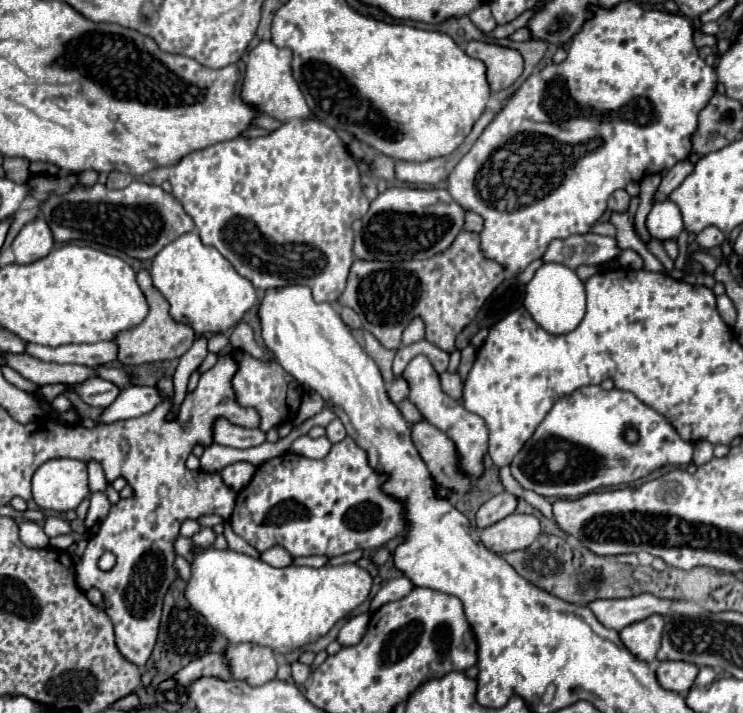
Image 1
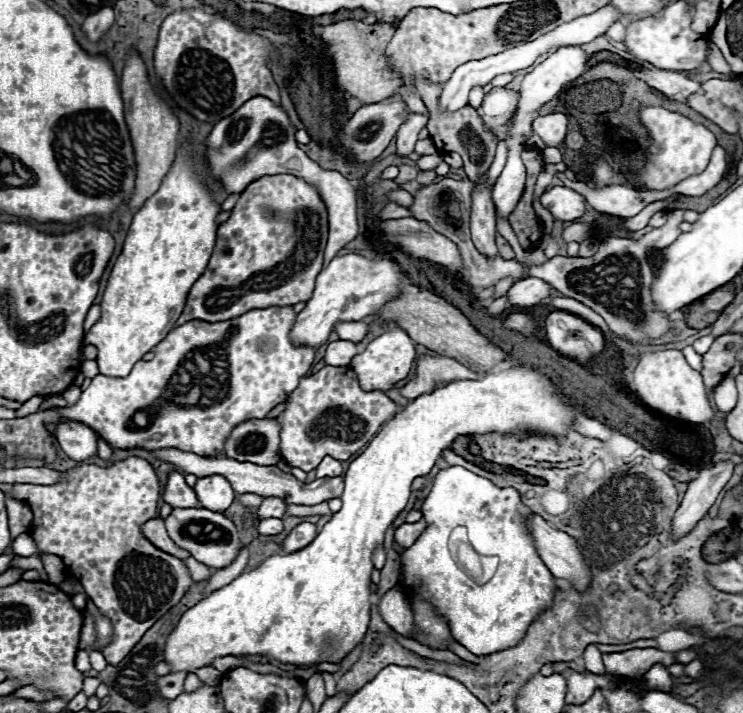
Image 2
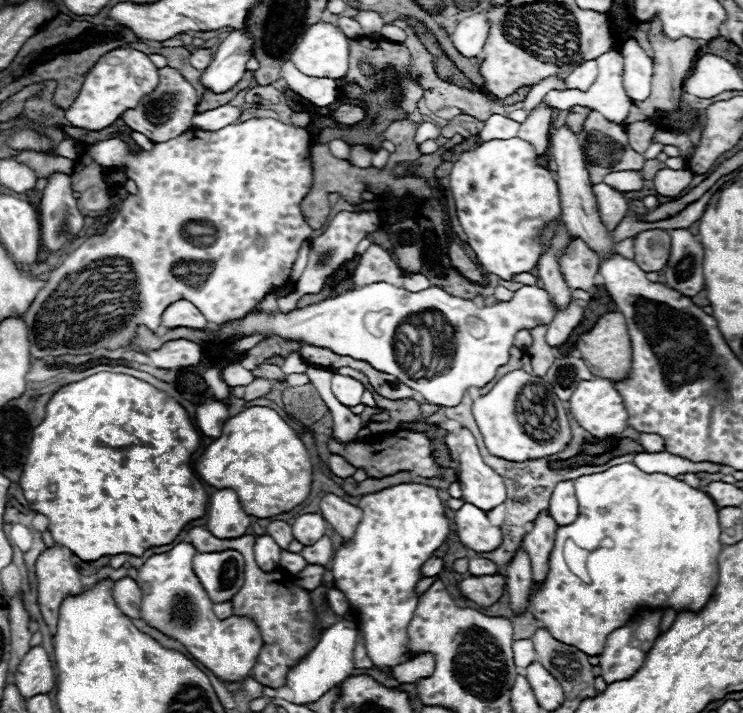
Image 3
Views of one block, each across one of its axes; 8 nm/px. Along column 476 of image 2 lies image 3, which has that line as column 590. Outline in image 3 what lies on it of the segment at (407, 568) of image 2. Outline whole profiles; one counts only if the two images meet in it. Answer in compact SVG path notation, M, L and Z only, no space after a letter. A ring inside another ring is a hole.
M618 464L600 474L580 476L574 480L574 490L580 506L578 518L572 524L556 530L554 548L548 560L550 572L542 588L534 588L530 594L530 612L556 640L576 646L590 656L598 656L604 650L608 634L628 624L632 616L644 608L700 612L708 604L718 584L718 554L724 546L720 544L722 528L718 524L718 506L706 492L692 488L668 474L646 474L636 464ZM568 538L590 552L600 548L604 538L612 538L612 570L602 570L592 584L582 582L570 572L562 556L562 546Z

